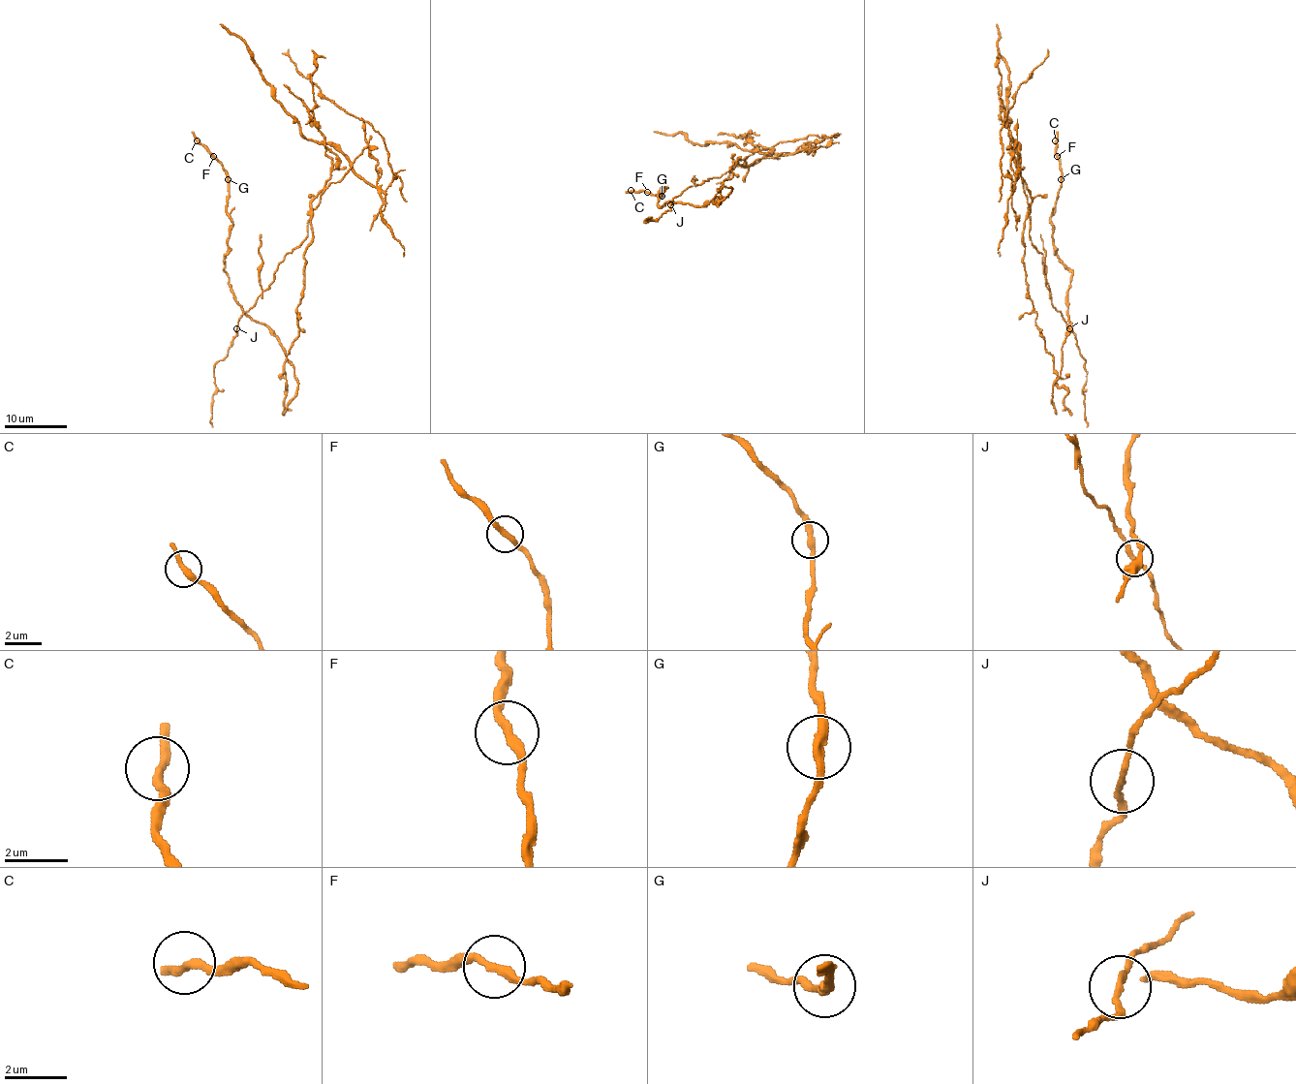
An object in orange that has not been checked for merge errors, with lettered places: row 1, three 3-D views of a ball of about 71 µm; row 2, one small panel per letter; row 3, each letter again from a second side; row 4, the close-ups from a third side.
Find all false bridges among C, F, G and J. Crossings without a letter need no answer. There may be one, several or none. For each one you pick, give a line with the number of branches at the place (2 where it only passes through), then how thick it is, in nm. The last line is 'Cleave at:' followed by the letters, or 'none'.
G: 2 | 300 nm
J: 2 | 190 nm
Cleave at: G, J

